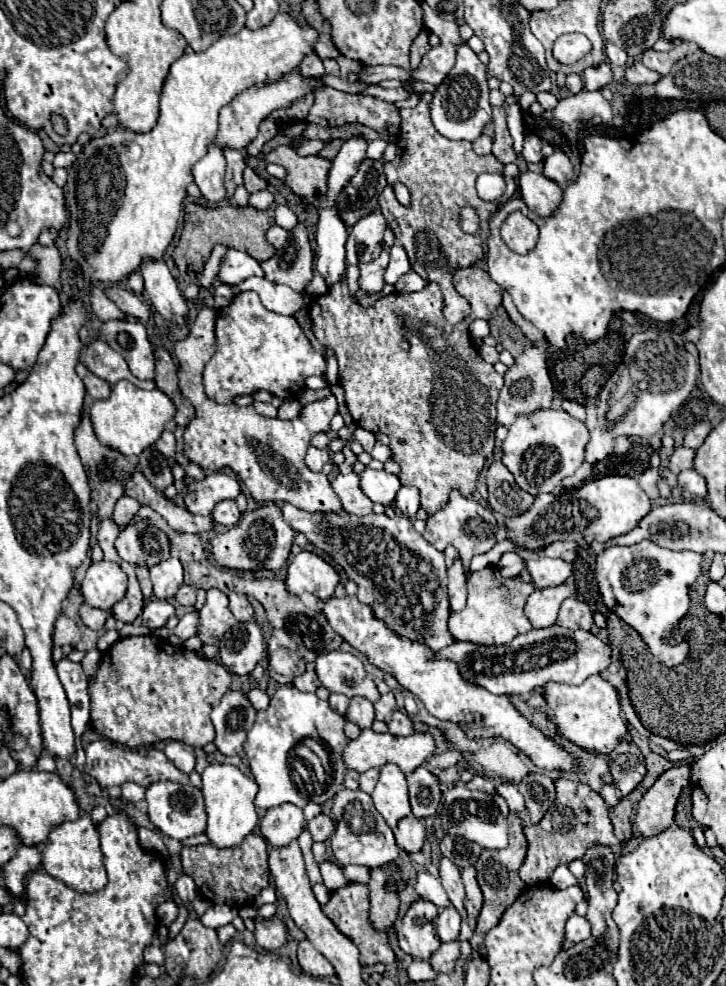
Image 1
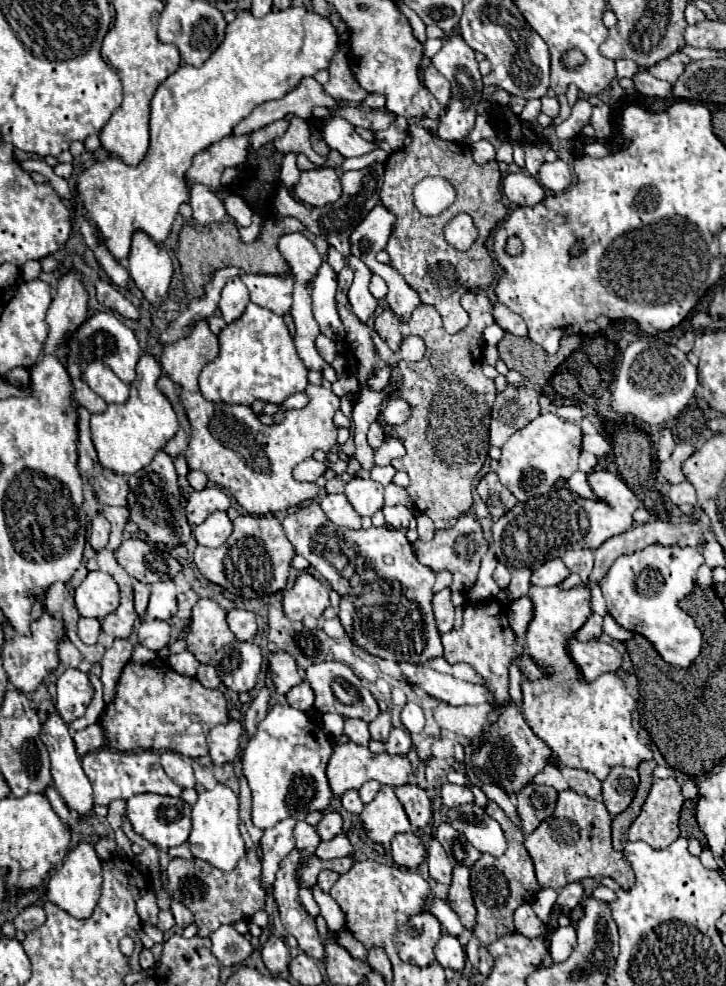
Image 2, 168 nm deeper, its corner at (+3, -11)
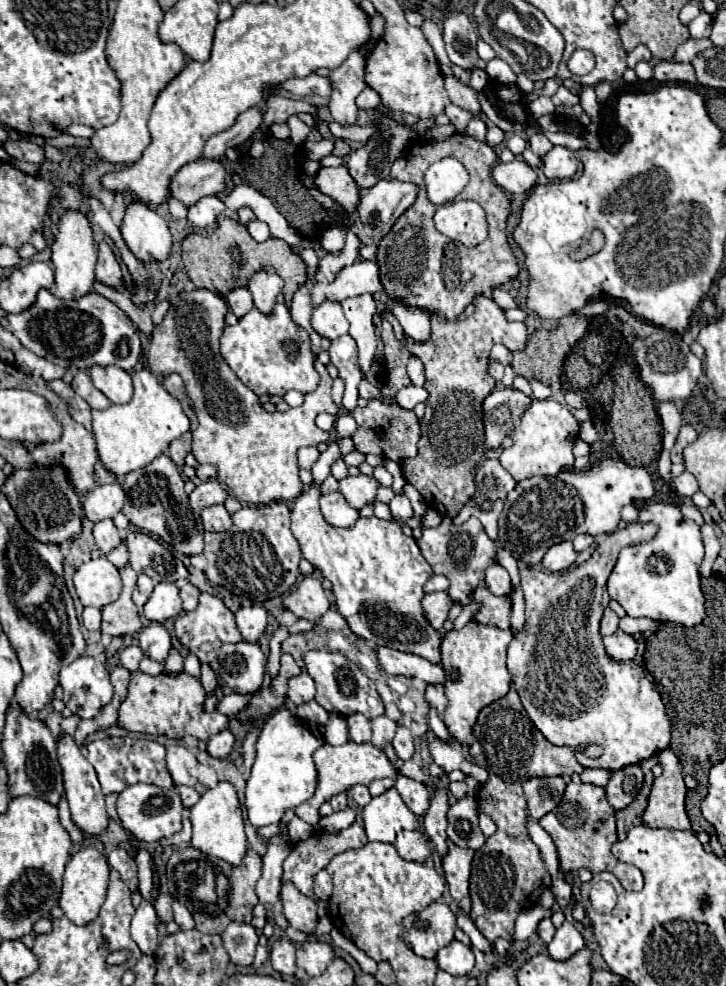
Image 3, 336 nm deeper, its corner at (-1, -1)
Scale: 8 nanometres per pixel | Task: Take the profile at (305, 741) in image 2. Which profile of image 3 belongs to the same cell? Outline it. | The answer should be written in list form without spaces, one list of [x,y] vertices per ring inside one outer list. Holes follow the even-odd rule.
[[[280,708],[268,716],[258,736],[256,760],[252,774],[246,782],[246,810],[254,828],[280,822],[288,808],[296,808],[306,802],[316,790],[316,766],[312,754],[324,744],[306,724],[302,724],[288,708]]]

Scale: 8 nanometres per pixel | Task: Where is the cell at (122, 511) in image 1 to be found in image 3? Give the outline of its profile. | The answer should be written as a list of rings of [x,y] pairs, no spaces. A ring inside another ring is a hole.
[[[118,482],[100,484],[90,494],[82,498],[84,516],[92,522],[100,522],[106,518],[114,518],[124,504],[124,490]]]

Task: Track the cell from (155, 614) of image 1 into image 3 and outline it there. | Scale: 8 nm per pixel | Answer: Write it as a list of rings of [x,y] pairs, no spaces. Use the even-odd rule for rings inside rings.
[[[152,622],[148,628],[144,628],[138,634],[138,642],[140,642],[138,646],[144,652],[144,656],[148,656],[148,658],[152,658],[156,662],[166,662],[168,652],[172,648],[168,630],[158,622]]]

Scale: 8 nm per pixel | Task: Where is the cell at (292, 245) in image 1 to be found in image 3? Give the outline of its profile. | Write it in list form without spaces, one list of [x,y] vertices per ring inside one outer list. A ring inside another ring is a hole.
[[[264,270],[256,272],[248,282],[248,290],[252,294],[254,306],[262,314],[270,314],[274,304],[284,300],[282,286],[284,286],[284,280],[276,272],[264,272]]]

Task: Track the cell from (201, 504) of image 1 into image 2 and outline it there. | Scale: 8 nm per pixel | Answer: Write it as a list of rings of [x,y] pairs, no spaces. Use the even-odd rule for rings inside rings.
[[[206,486],[200,492],[192,492],[186,504],[186,518],[192,526],[202,524],[212,512],[228,510],[230,498],[220,486]]]

